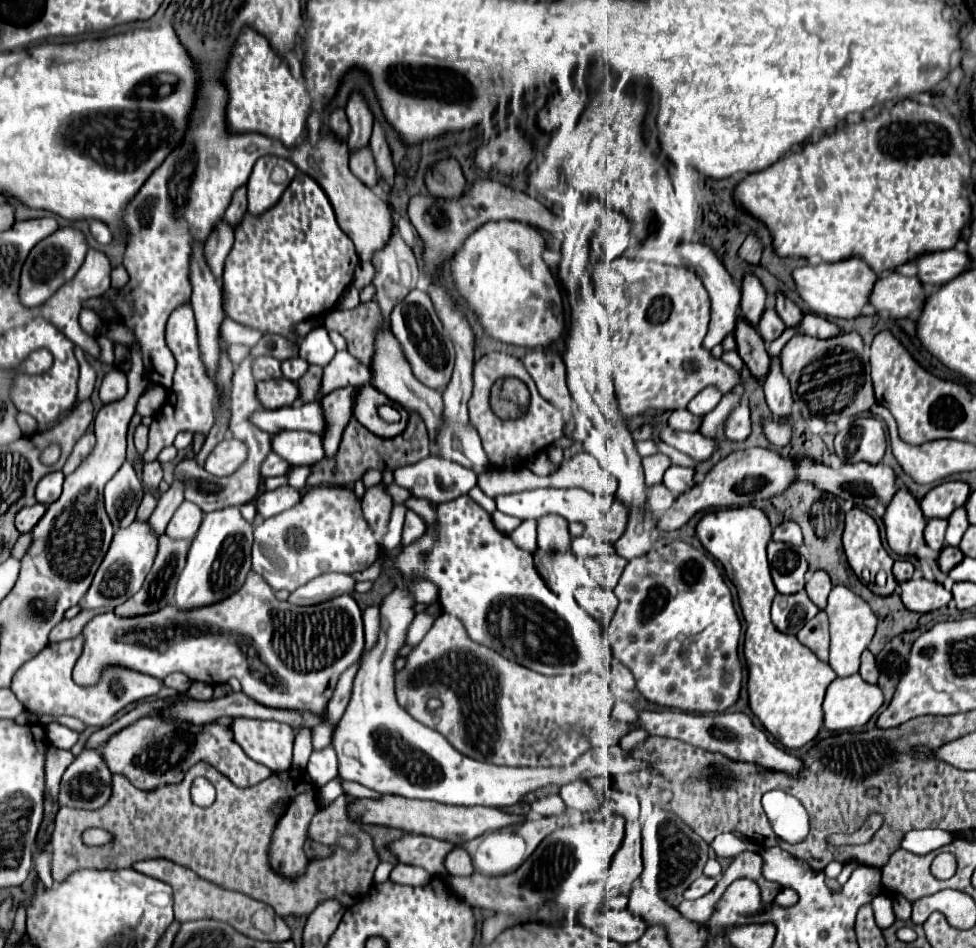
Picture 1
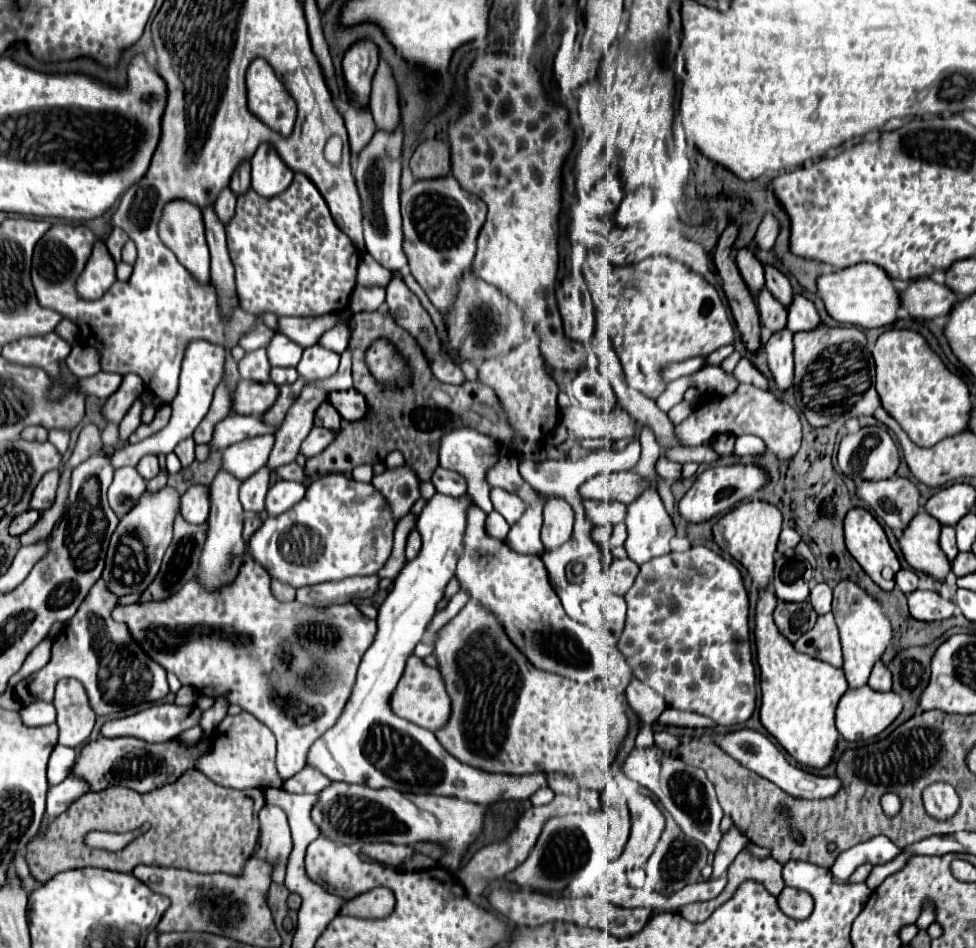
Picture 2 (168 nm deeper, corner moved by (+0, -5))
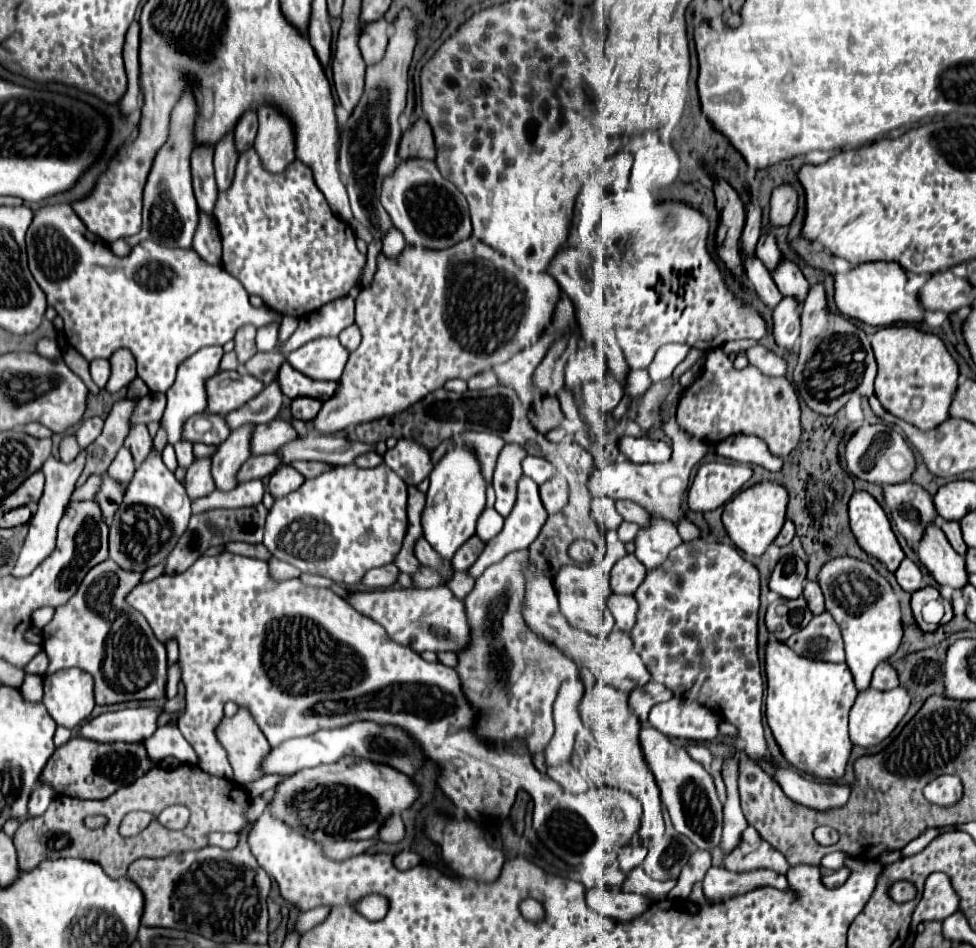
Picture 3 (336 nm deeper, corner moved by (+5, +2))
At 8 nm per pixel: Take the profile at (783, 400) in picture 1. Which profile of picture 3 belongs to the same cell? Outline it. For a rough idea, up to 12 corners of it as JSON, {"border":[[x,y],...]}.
{"border":[[800,301],[774,309],[774,337],[792,349],[800,337]]}

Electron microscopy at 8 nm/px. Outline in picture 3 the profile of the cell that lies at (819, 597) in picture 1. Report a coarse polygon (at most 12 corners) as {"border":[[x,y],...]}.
{"border":[[816,581],[806,583],[804,599],[814,615],[824,613],[824,595]]}

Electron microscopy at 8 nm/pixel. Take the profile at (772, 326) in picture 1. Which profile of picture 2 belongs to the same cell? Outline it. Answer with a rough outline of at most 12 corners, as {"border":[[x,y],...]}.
{"border":[[757,294],[767,334],[787,326],[787,310],[769,294]]}

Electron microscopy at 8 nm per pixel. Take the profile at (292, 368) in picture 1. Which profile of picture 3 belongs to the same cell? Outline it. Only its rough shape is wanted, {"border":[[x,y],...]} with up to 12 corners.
{"border":[[278,351],[256,353],[246,371],[270,385],[286,357]]}

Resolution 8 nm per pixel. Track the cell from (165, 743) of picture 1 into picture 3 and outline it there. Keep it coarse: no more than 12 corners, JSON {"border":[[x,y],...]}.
{"border":[[72,737],[40,783],[102,799],[148,773],[142,743]]}

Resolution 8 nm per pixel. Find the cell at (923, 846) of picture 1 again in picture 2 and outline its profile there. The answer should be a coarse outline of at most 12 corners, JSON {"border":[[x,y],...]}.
{"border":[[875,836],[841,852],[831,866],[839,882],[865,862],[873,866],[897,858],[903,850]]}

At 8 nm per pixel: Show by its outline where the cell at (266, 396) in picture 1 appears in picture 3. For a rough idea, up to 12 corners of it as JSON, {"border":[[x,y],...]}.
{"border":[[234,371],[208,379],[206,411],[226,415],[264,385]]}

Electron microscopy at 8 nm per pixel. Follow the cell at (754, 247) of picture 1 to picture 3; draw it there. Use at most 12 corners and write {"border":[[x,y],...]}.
{"border":[[782,183],[770,201],[770,223],[790,225],[798,209],[798,193]]}

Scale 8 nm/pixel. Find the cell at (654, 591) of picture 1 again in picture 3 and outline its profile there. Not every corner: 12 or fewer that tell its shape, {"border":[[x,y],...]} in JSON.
{"border":[[682,543],[634,593],[652,679],[766,761],[760,575]]}

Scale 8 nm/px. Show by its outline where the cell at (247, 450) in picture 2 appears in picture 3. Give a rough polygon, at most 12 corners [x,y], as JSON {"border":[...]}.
{"border":[[274,419],[256,425],[252,455],[264,455],[298,439],[298,431]]}

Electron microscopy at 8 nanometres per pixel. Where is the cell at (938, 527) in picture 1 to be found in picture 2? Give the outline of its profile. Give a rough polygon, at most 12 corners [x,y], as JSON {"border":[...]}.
{"border":[[943,526],[939,546],[947,558],[957,556],[955,528]]}

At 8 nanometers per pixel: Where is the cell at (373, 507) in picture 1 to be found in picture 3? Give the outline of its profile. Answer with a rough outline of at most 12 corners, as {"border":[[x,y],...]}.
{"border":[[400,439],[384,463],[408,485],[432,471],[430,451]]}

